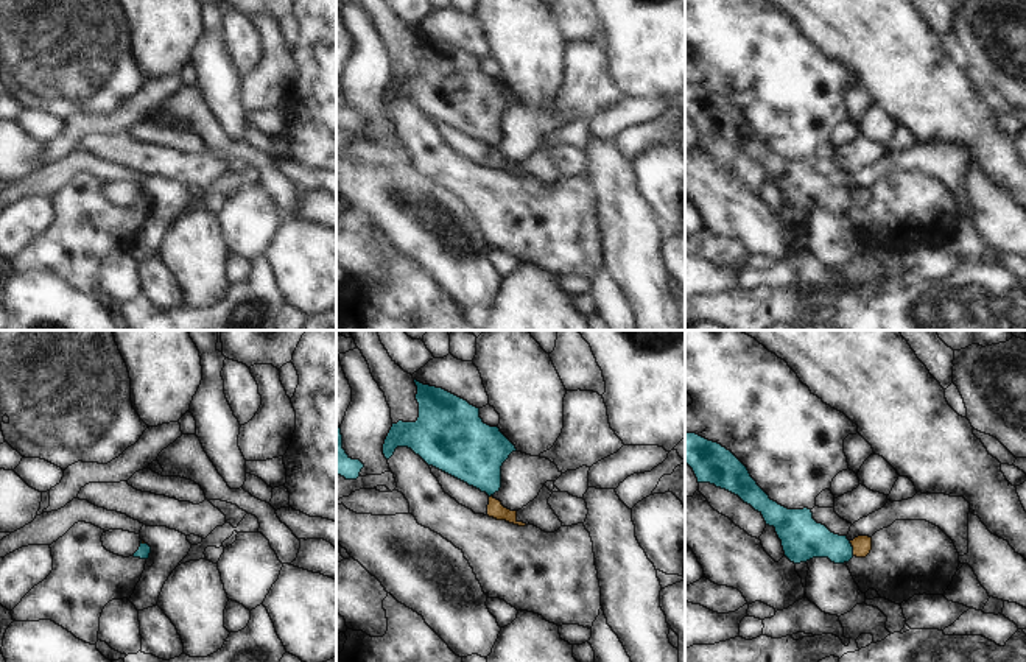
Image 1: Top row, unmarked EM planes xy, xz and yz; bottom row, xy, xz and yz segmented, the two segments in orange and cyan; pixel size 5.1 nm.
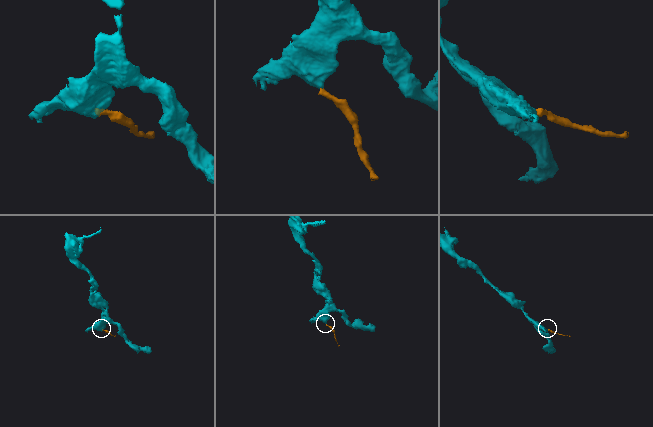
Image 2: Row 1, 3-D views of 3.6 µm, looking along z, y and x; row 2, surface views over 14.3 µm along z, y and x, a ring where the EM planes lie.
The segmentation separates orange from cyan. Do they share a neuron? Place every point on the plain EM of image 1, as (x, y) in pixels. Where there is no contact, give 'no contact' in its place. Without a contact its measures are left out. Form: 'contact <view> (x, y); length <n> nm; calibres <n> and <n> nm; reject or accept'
contact yz (853, 200); length 80 nm; calibres 100 and 200 nm; reject

